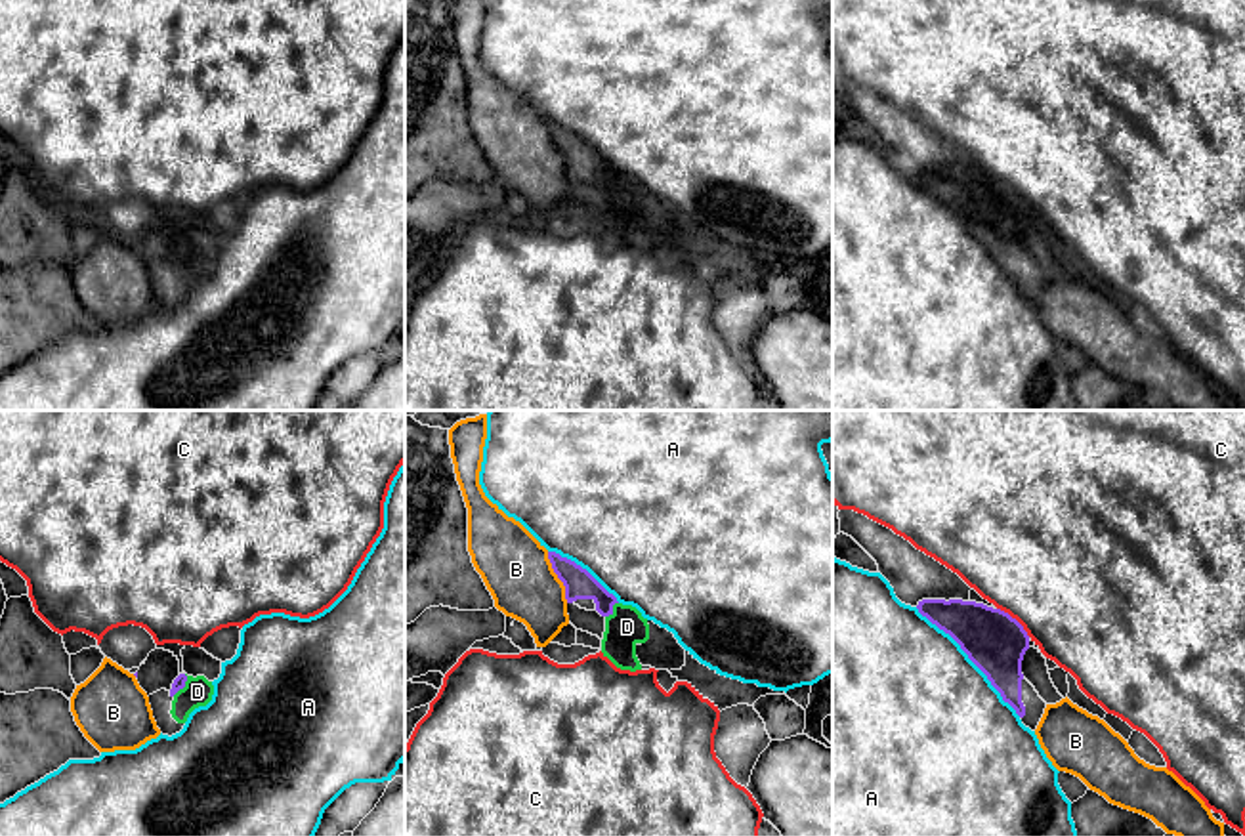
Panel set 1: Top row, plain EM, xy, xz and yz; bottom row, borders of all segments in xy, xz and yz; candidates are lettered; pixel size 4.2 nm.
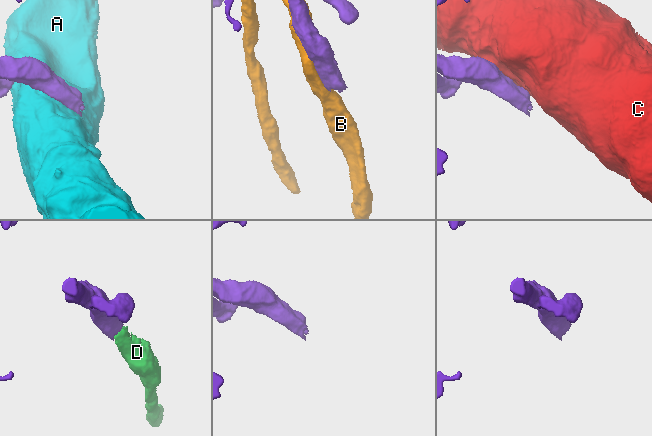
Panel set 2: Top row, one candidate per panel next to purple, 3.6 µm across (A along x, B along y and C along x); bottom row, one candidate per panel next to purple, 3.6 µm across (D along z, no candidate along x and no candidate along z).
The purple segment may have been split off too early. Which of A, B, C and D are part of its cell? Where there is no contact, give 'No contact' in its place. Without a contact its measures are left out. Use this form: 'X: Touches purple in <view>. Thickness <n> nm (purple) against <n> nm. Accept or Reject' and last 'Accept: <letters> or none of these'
A: Touches purple in yz. Thickness 260 nm (purple) against 500 nm. Reject
B: Touches purple in xz. Thickness 130 nm (purple) against 280 nm. Reject
C: Touches purple in yz. Thickness 260 nm (purple) against 500 nm. Reject
D: Touches purple in xy. Thickness 50 nm (purple) against 120 nm. Accept
Accept: D

